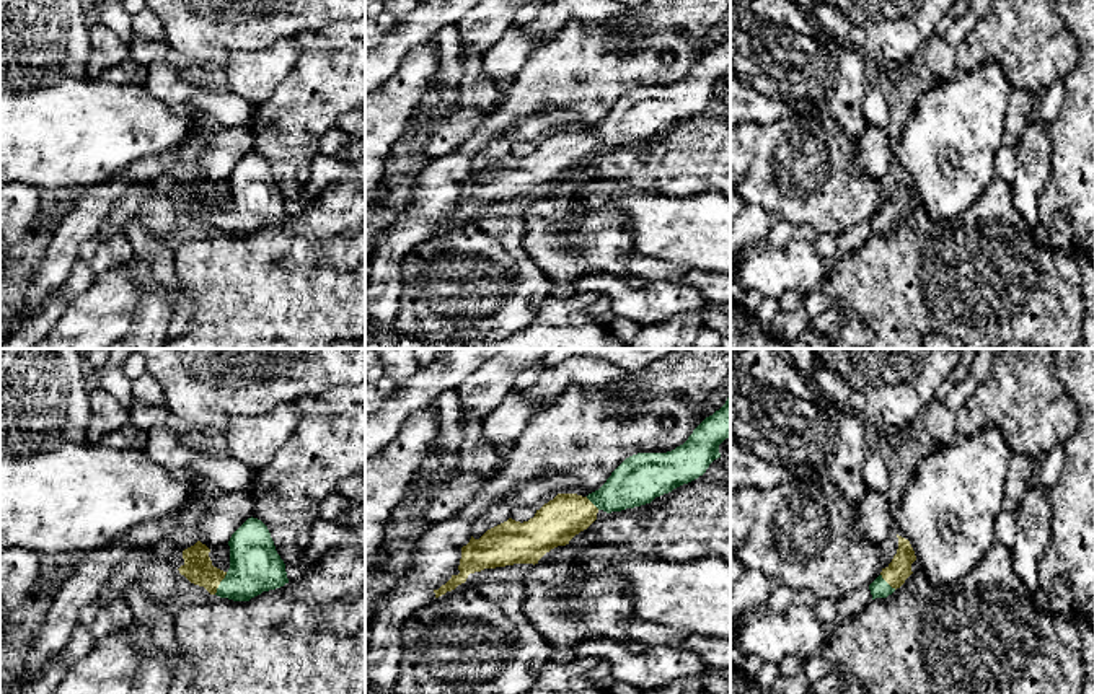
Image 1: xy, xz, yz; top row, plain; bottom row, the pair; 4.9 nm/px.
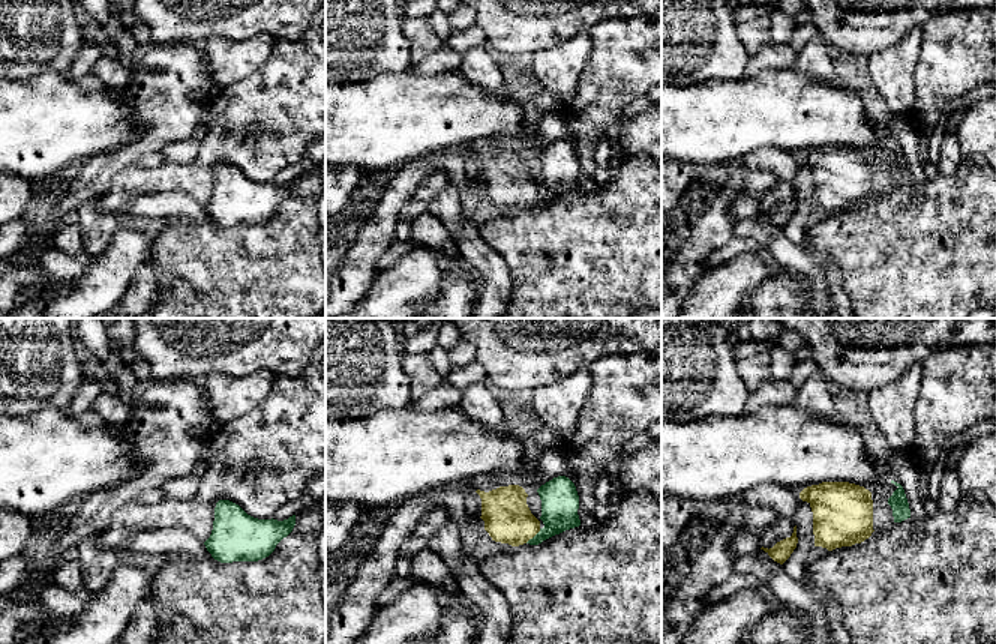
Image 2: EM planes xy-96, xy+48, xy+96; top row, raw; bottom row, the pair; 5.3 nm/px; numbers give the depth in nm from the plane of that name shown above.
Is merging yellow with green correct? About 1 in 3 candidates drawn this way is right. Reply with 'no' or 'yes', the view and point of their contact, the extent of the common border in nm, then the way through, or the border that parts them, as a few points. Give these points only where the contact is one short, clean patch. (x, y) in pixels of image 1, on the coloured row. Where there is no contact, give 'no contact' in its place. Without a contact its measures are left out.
yes; contact xy (219, 584); length 130 nm; way xy (198, 567), (219, 584), (237, 584), (255, 566)

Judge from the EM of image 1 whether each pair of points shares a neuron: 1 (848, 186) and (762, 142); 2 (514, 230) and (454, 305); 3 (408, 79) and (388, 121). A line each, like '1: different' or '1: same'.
1: same
2: same
3: same

